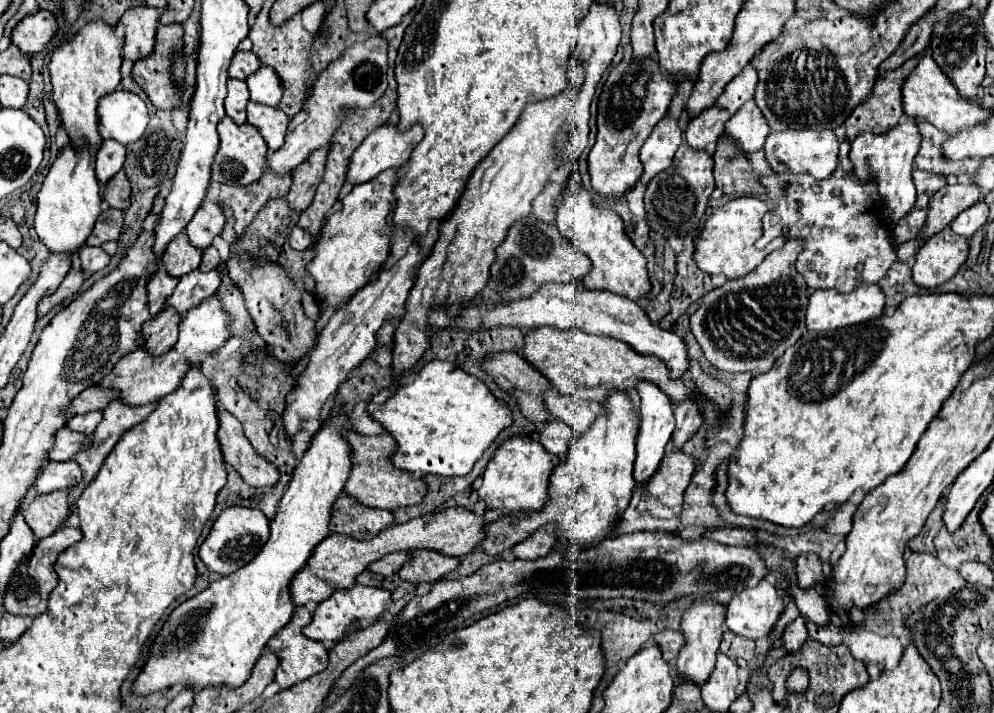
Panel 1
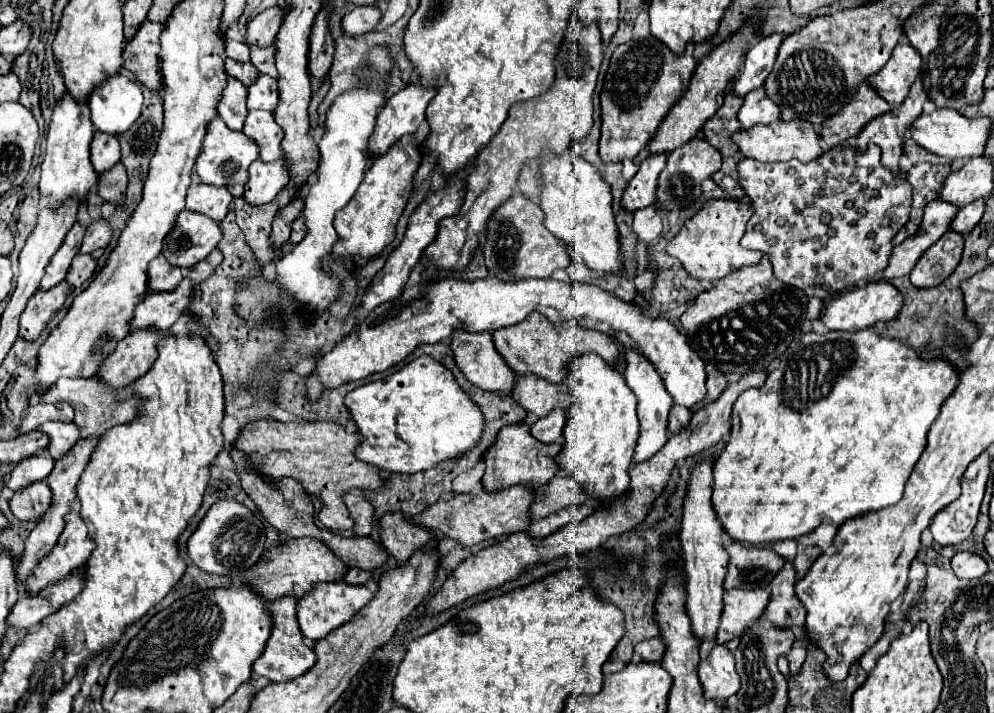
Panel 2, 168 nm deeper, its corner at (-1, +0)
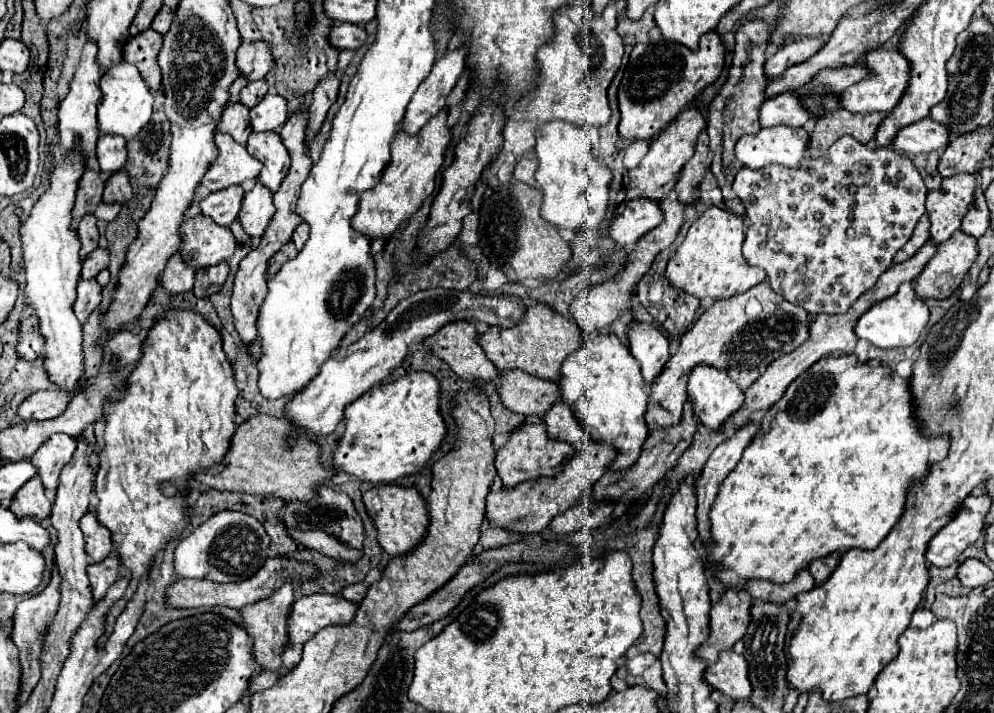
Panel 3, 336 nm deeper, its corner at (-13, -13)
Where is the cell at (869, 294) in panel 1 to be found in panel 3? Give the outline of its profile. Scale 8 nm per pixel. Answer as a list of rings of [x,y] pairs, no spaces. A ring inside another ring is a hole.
[[[904,282],[902,288],[898,288],[898,292],[894,296],[890,296],[882,302],[876,302],[868,312],[864,312],[854,330],[856,330],[858,338],[864,338],[870,344],[880,346],[880,348],[912,346],[920,338],[924,326],[928,324],[928,316],[930,316],[928,306],[922,298],[916,296],[912,282]]]

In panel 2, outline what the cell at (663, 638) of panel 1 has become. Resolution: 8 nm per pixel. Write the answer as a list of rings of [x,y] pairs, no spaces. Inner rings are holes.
[[[652,637],[652,639],[646,639],[642,643],[638,643],[634,647],[634,651],[644,659],[644,661],[662,661],[664,653],[666,653],[666,645],[662,643],[660,637]]]

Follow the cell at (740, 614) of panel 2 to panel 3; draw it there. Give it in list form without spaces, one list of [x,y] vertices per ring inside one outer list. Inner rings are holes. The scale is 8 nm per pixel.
[[[726,590],[710,610],[710,636],[696,650],[706,664],[718,660],[722,650],[730,650],[750,624],[750,602],[742,602],[736,590]]]

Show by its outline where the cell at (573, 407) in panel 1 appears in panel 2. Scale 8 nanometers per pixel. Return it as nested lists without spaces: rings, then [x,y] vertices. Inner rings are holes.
[[[520,375],[514,395],[518,403],[536,417],[546,417],[552,409],[562,409],[564,413],[570,411],[570,387],[566,383],[552,385],[534,375]]]

